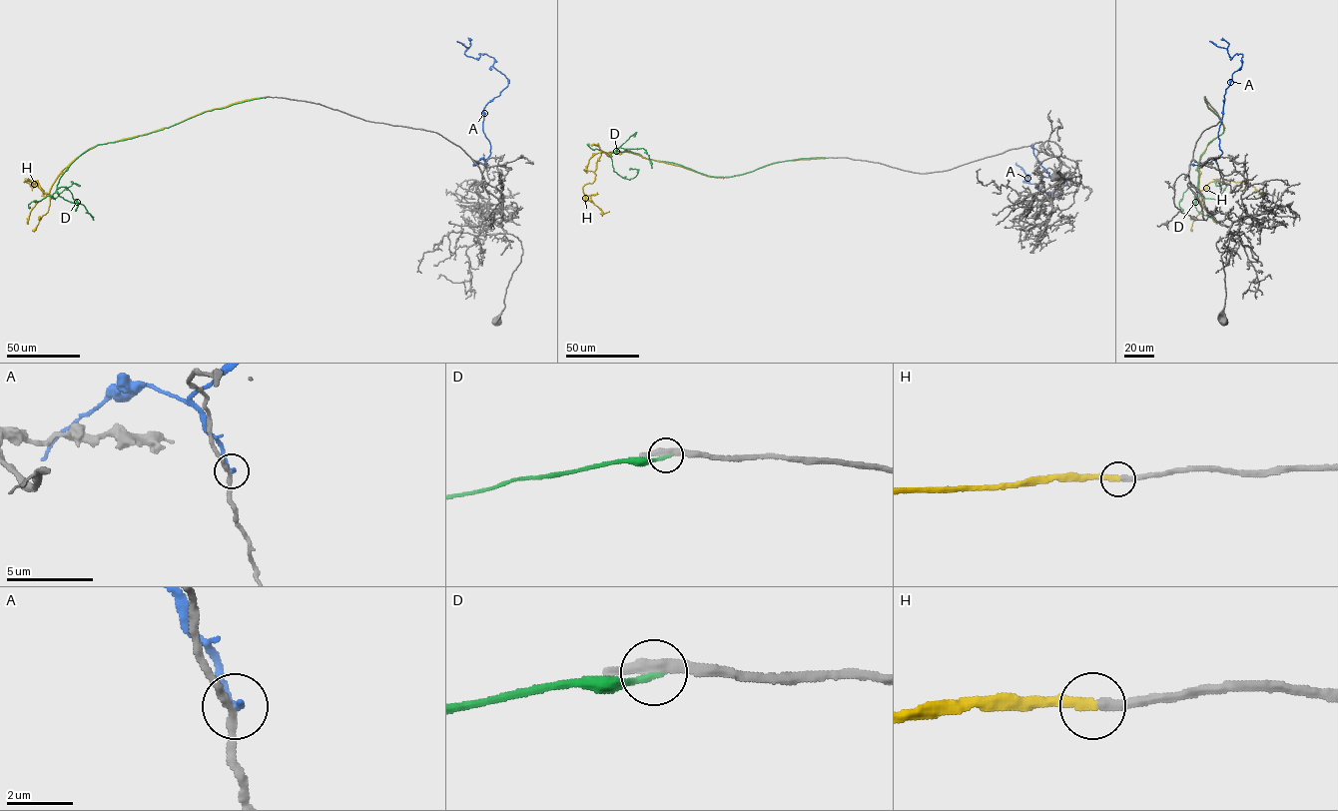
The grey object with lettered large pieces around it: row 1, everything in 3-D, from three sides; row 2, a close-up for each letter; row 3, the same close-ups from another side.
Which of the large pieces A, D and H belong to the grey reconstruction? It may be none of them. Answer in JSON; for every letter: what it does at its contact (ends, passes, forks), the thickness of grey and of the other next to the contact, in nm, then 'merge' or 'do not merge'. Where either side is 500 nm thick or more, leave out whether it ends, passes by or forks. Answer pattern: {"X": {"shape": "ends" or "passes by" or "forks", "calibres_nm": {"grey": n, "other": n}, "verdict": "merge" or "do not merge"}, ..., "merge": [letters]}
{"A": {"shape": "ends", "calibres_nm": {"grey": 220, "other": 280}, "verdict": "do not merge"}, "D": {"shape": "ends", "calibres_nm": {"grey": 320, "other": 240}, "verdict": "do not merge"}, "H": {"shape": "ends", "calibres_nm": {"grey": 280, "other": 300}, "verdict": "merge"}, "merge": ["H"]}

